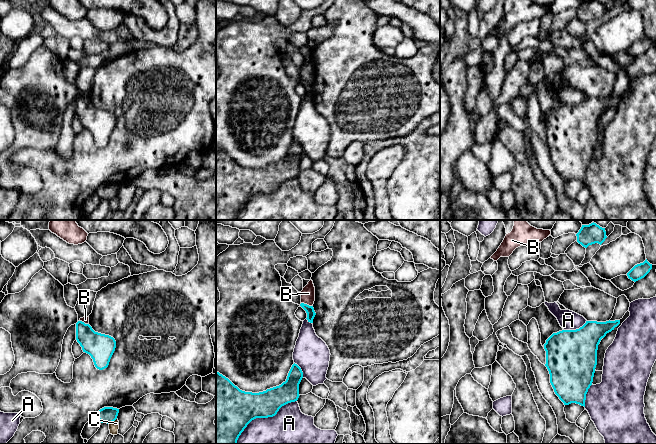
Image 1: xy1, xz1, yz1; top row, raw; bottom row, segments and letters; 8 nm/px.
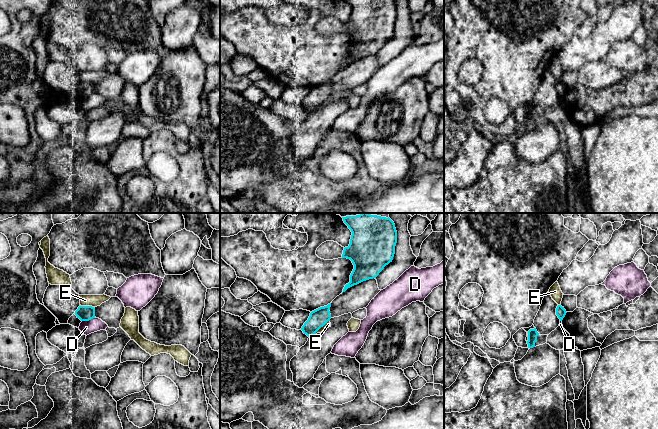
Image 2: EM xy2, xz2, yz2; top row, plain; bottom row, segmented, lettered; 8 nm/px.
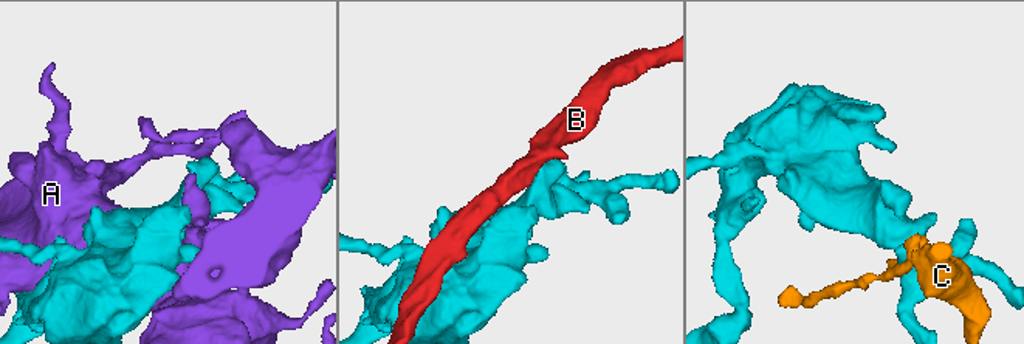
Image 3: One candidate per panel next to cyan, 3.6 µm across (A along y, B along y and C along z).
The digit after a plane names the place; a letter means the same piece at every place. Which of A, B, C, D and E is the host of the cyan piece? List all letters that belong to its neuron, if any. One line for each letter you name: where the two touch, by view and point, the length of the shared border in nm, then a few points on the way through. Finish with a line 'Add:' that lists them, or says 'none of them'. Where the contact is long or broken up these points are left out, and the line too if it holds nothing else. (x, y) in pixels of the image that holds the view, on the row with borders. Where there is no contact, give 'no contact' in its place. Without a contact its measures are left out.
B: meets cyan in xz1 at (307, 305); contact 100 nm long; runs through xz1 (309, 310), (307, 305), (308, 293)
Add: B

